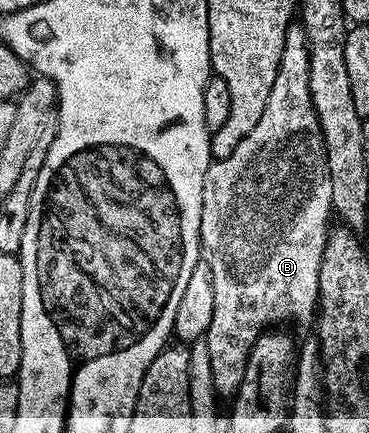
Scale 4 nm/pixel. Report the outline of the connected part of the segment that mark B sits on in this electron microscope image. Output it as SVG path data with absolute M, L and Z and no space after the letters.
M290 24L285 30L279 72L275 72L275 84L271 84L271 96L267 96L263 117L247 136L243 136L239 148L235 148L231 156L210 161L203 184L201 253L211 268L211 284L215 284L215 316L211 316L203 341L211 352L211 376L218 395L236 394L245 375L249 353L260 334L278 324L285 324L281 322L314 325L319 305L319 268L332 214L327 152L311 104L307 32L300 24Z

